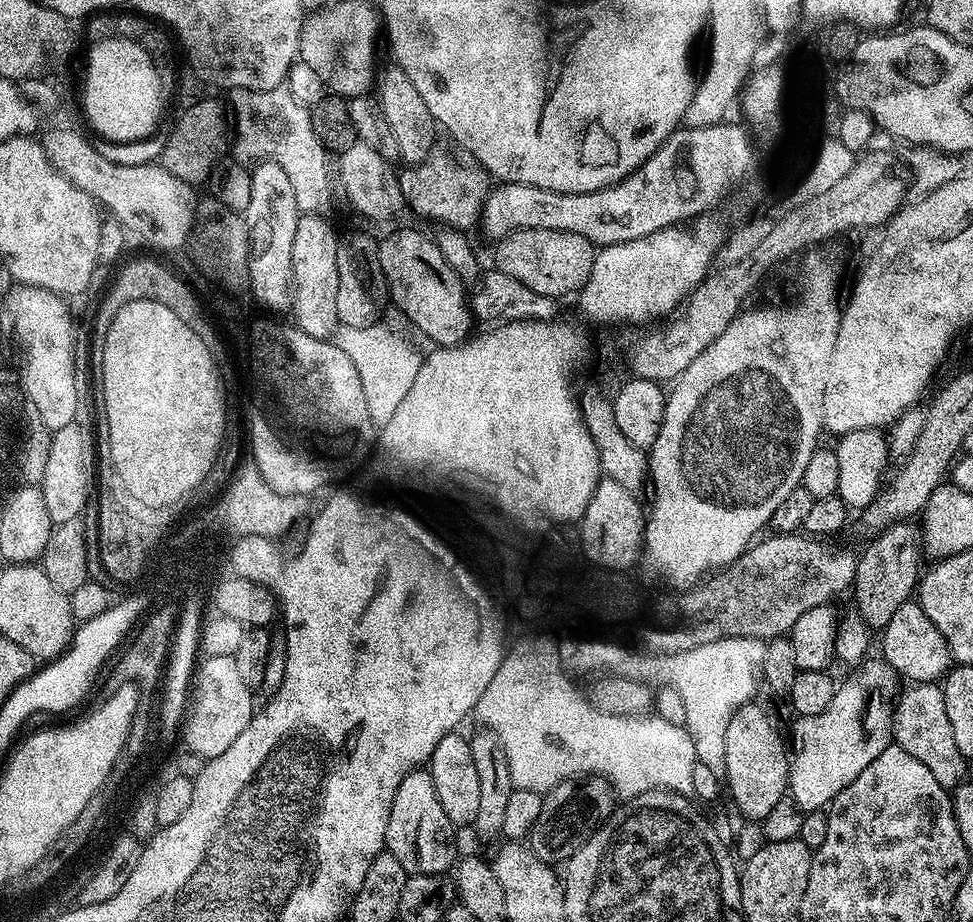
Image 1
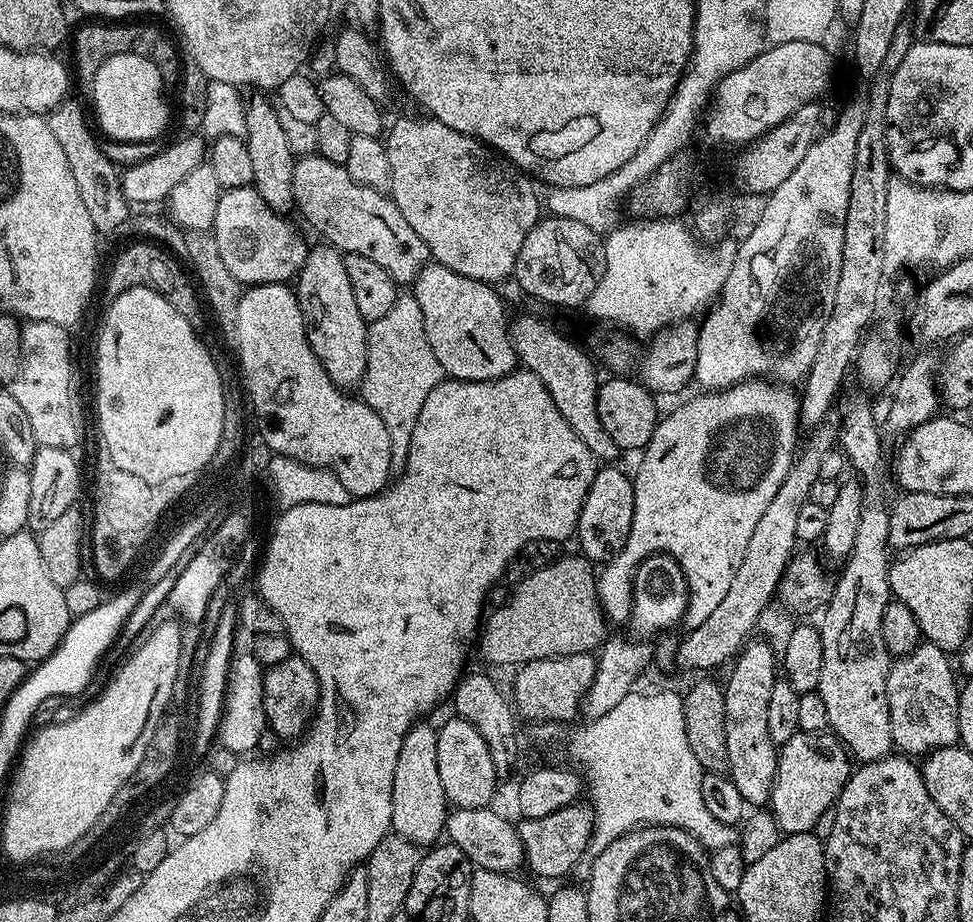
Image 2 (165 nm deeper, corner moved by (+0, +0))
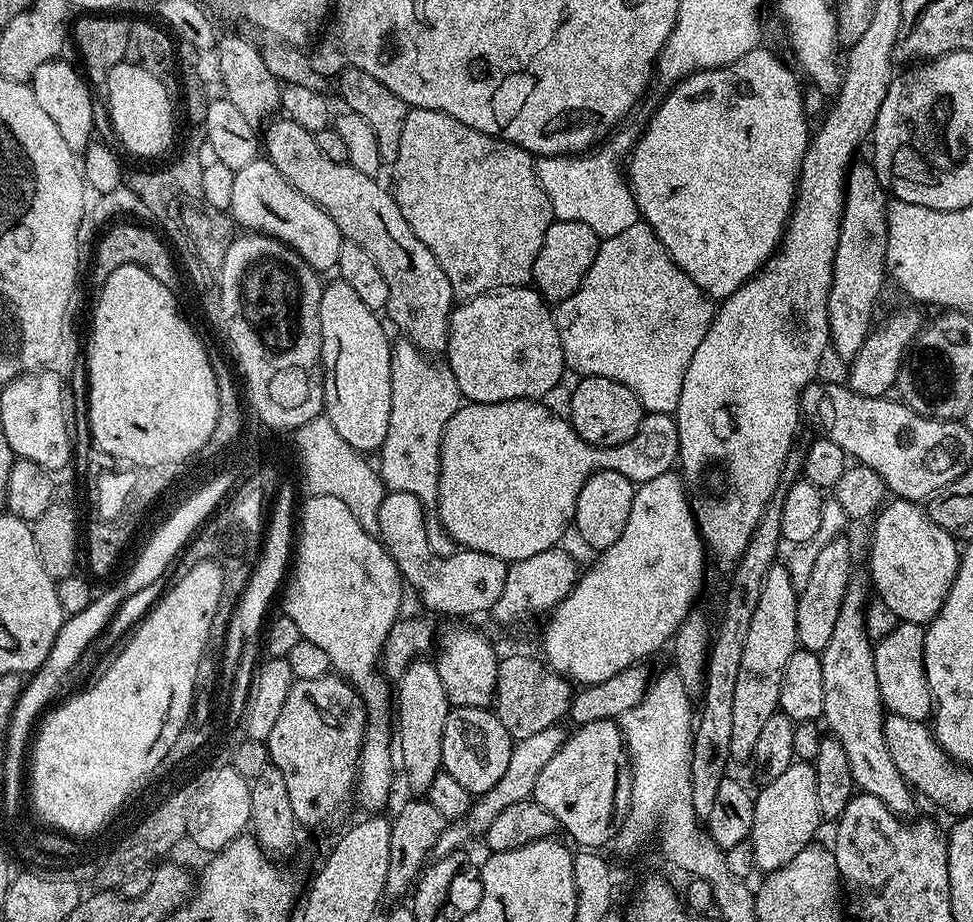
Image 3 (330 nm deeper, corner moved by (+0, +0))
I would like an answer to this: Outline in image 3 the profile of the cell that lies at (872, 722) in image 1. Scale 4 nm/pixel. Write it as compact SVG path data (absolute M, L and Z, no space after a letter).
M794 762L778 778L768 780L765 788L755 793L754 826L752 827L752 849L754 862L761 873L776 872L798 850L813 843L816 831L822 826L818 808L815 770L808 762Z

